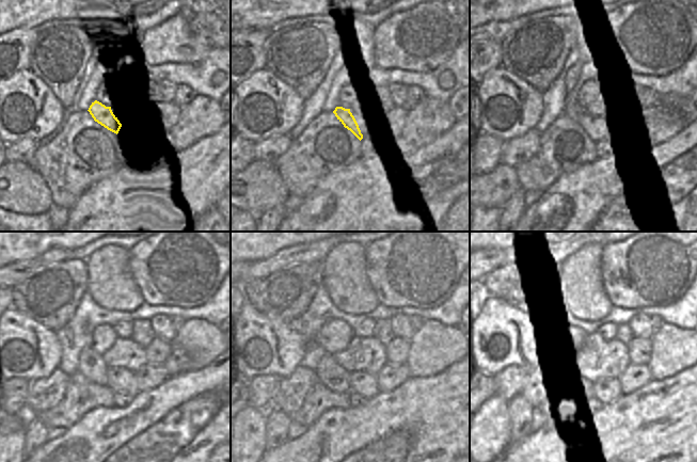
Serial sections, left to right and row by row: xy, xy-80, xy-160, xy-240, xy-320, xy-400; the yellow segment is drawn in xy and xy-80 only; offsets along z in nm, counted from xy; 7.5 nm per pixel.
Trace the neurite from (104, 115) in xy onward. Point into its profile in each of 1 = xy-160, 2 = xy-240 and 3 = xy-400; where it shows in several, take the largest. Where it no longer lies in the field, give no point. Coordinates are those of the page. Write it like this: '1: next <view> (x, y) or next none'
1: next xy-160 (597, 139)
2: next xy-240 (120, 380)
3: next xy-400 (608, 388)

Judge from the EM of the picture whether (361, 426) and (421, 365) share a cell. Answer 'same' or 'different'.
different

